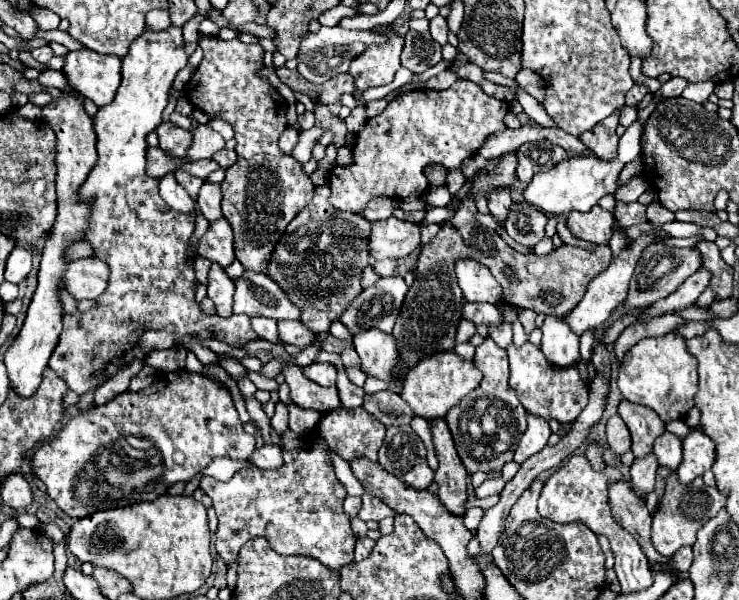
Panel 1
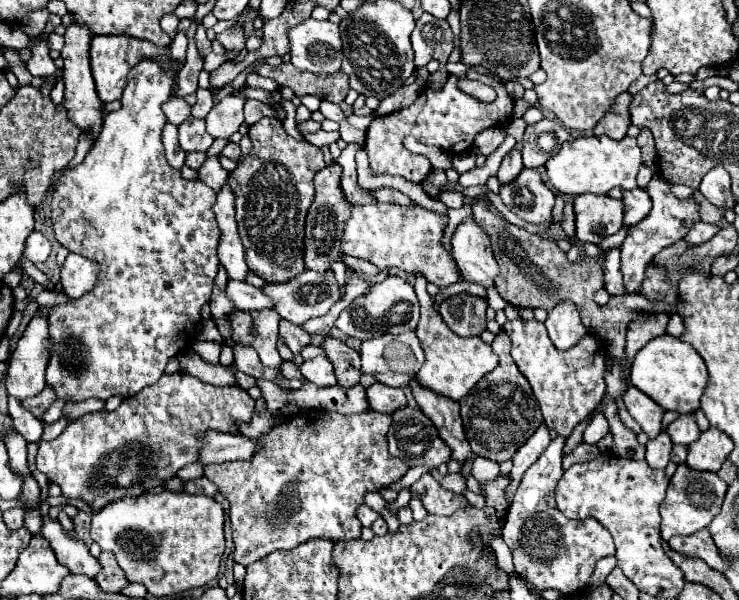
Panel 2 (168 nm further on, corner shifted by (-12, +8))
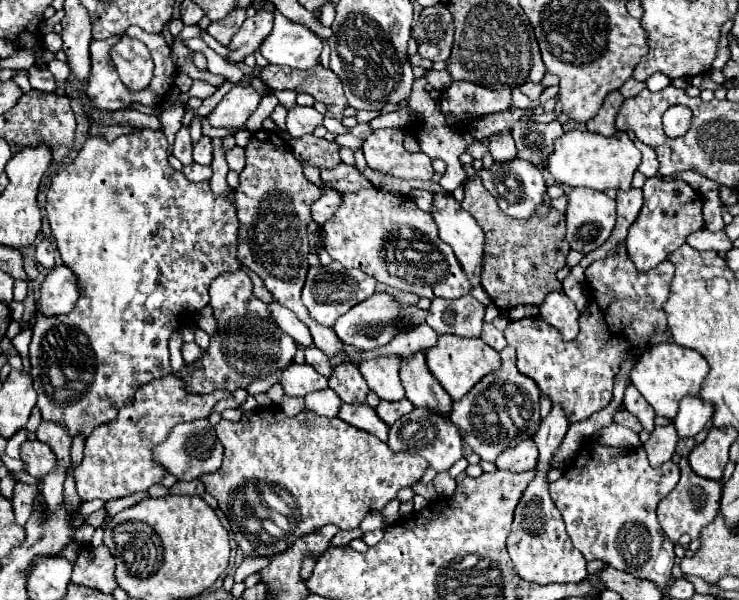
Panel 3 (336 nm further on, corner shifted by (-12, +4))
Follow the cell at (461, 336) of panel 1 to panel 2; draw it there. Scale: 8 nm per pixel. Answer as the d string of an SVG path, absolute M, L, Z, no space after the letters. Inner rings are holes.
M454 295L438 305L444 323L460 337L482 335L486 329L486 299L476 295Z

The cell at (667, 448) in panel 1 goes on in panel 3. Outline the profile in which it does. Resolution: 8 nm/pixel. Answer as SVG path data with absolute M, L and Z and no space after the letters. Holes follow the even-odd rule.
M686 397L680 405L678 417L672 421L676 425L678 437L694 437L698 435L712 417L712 407L706 405L700 397Z

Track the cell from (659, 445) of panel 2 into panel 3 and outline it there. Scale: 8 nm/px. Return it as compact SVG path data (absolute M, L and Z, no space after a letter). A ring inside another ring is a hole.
M674 425L668 427L656 427L650 435L650 439L644 443L644 449L648 453L648 461L652 467L660 467L666 461L672 459L674 447L678 443L678 433Z

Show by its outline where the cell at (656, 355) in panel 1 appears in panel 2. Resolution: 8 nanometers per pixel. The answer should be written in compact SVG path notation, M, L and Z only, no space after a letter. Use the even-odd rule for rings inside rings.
M662 335L652 339L636 353L630 371L630 383L652 397L664 411L692 413L700 407L700 397L708 385L708 371L692 345L670 335Z

